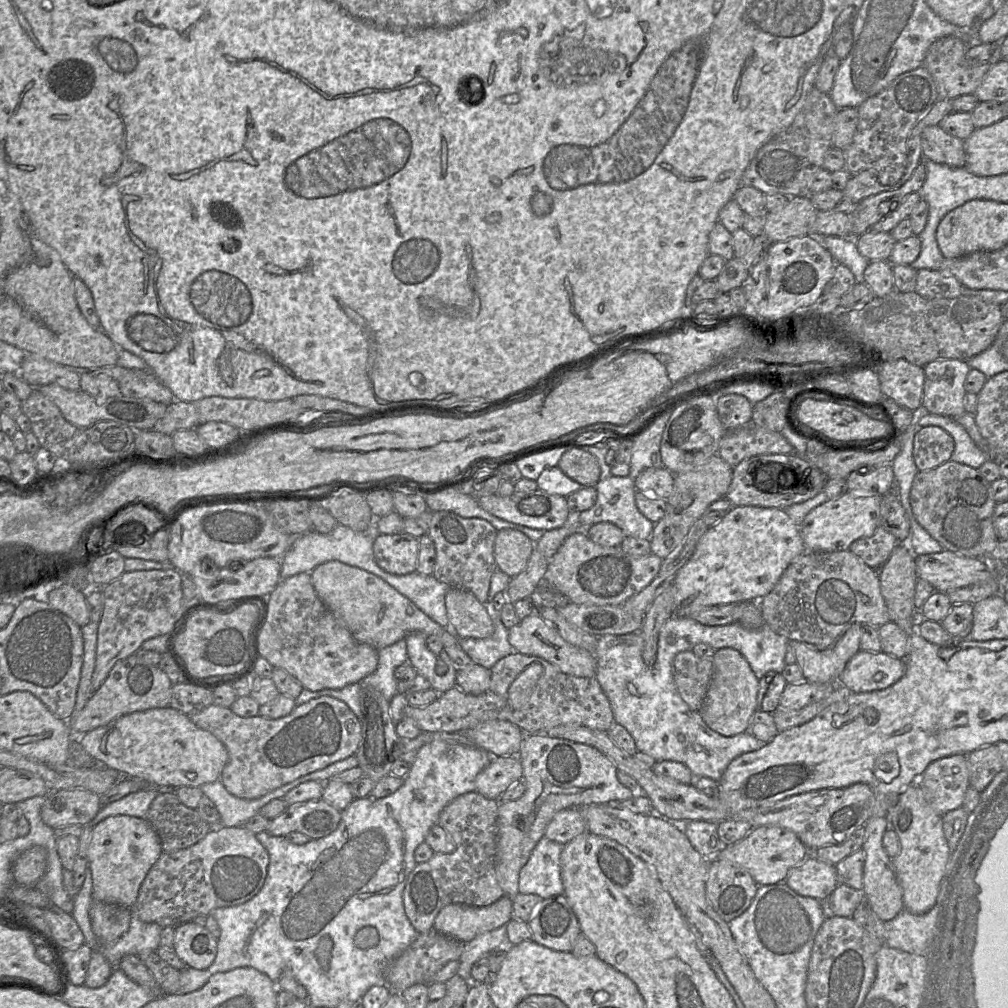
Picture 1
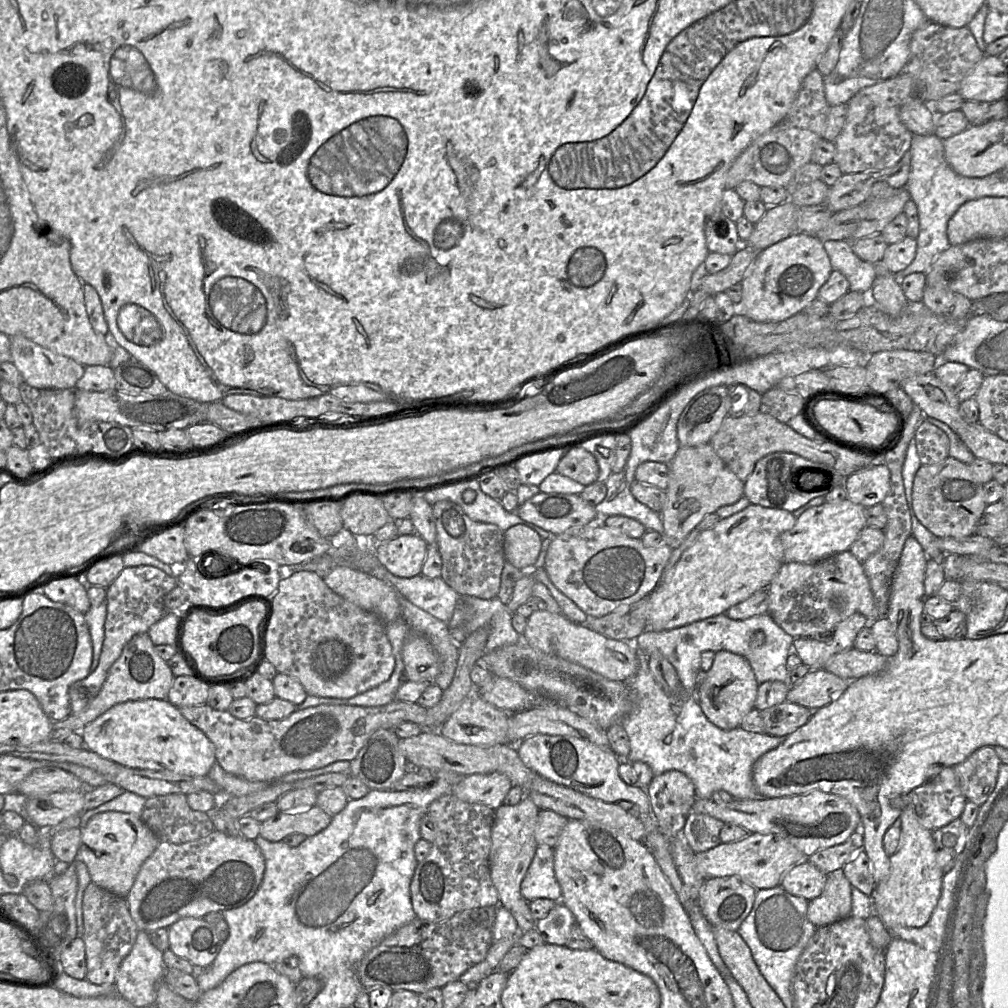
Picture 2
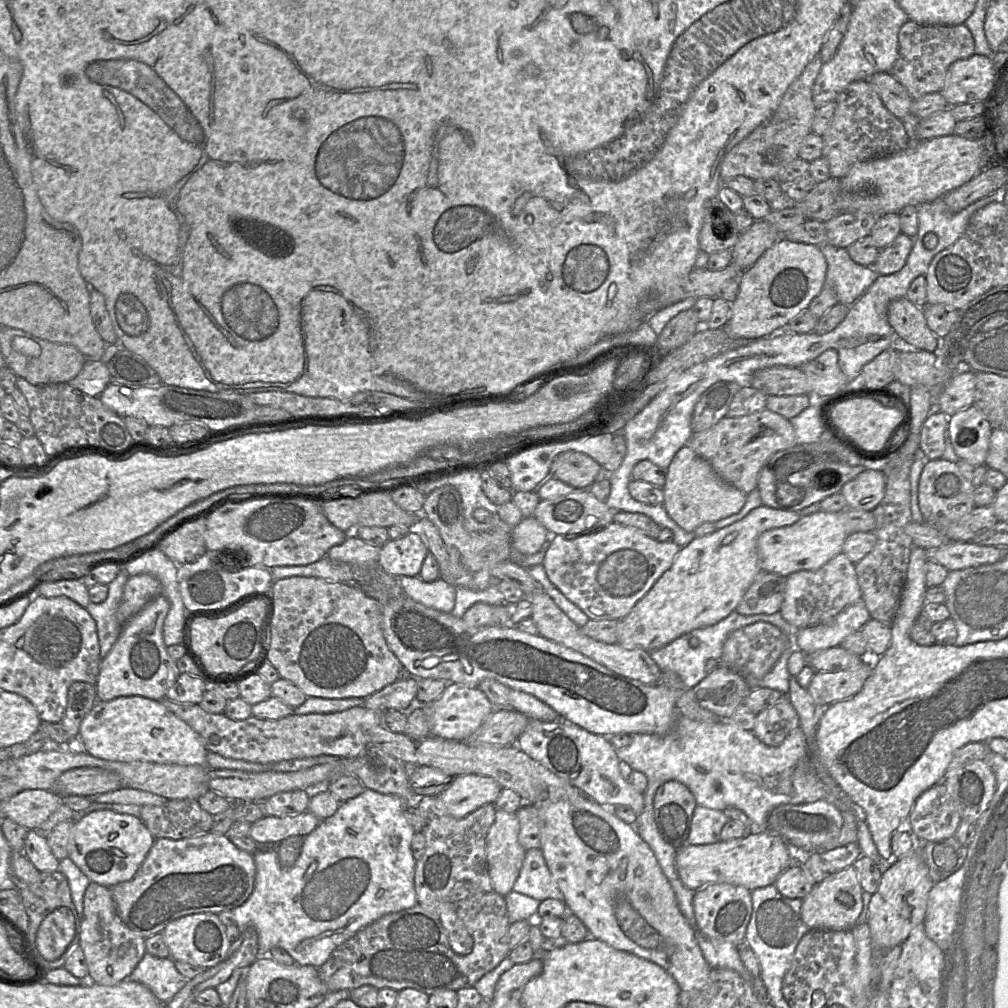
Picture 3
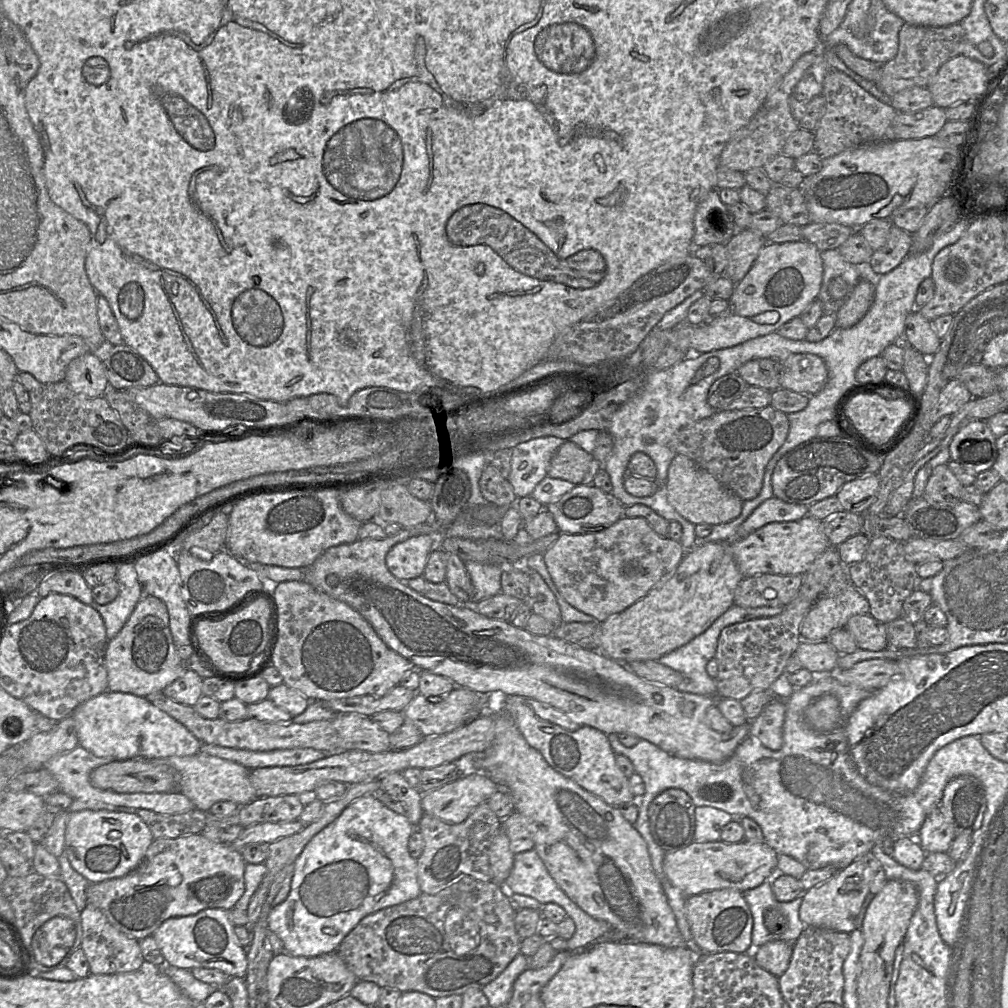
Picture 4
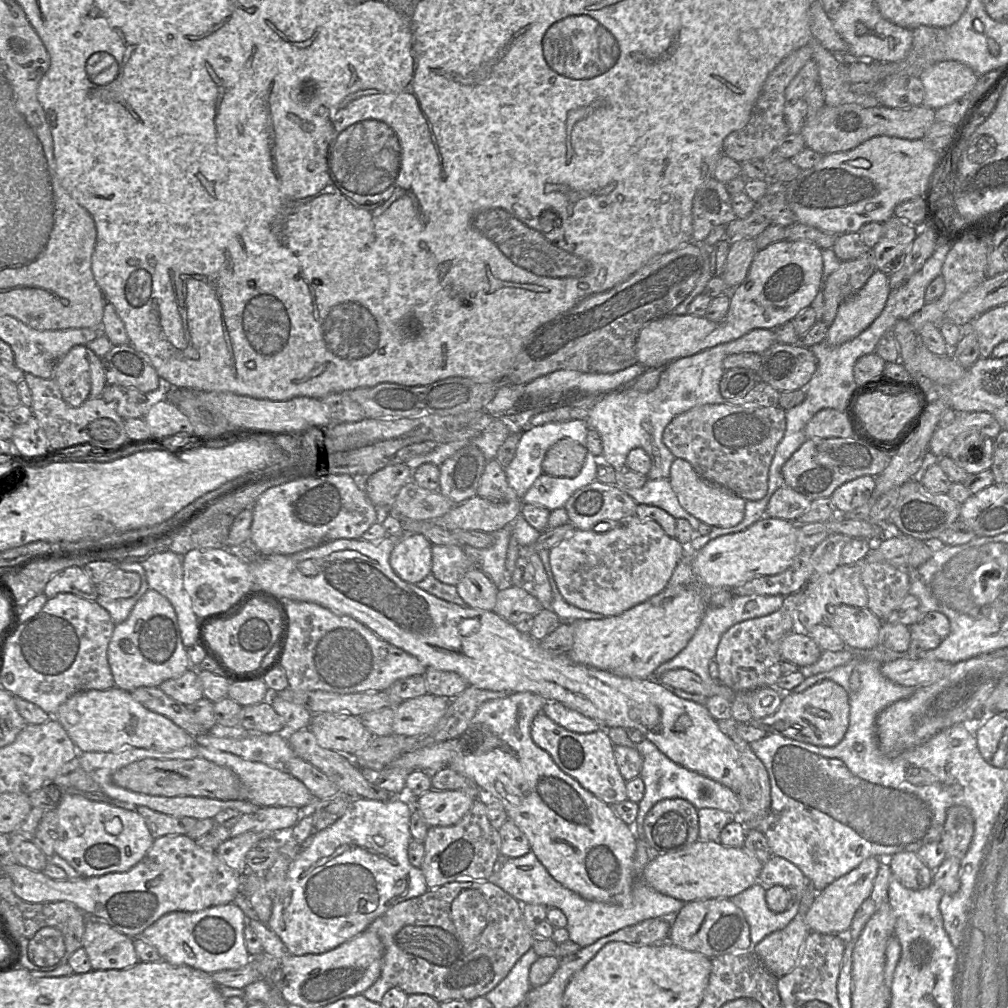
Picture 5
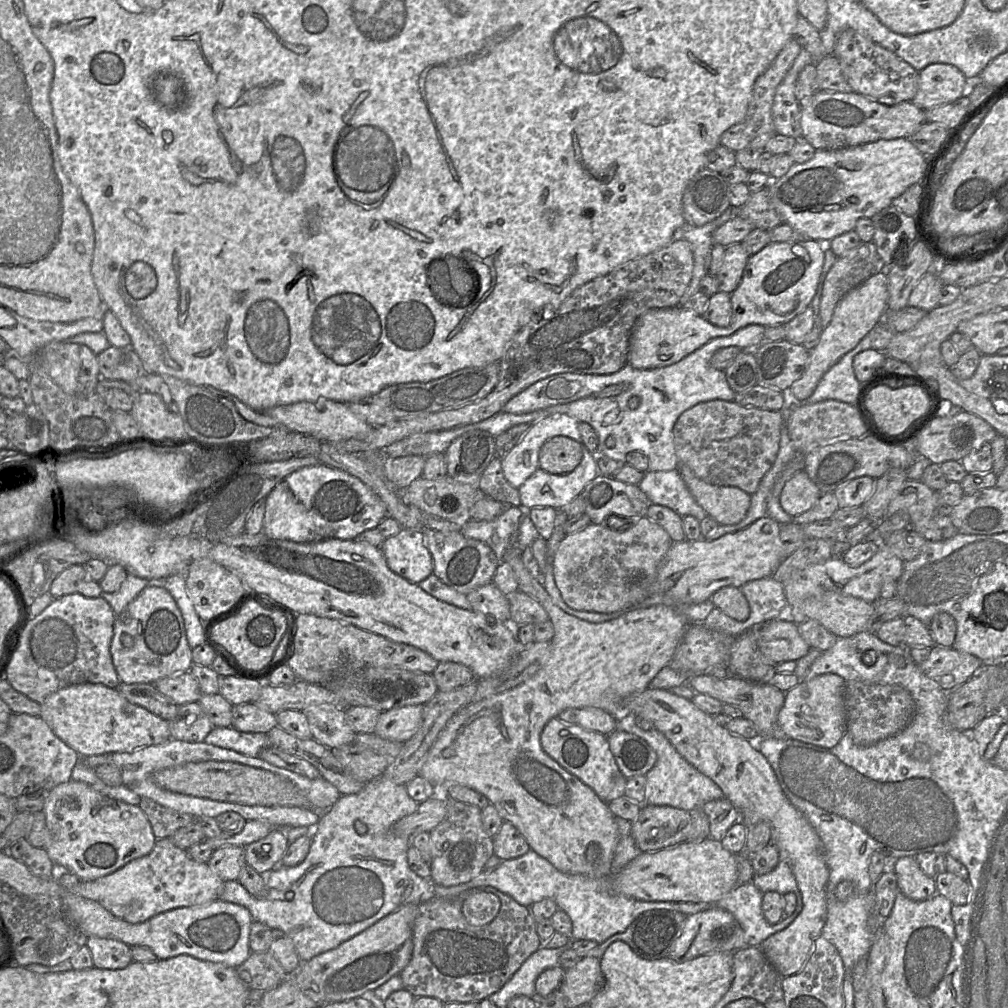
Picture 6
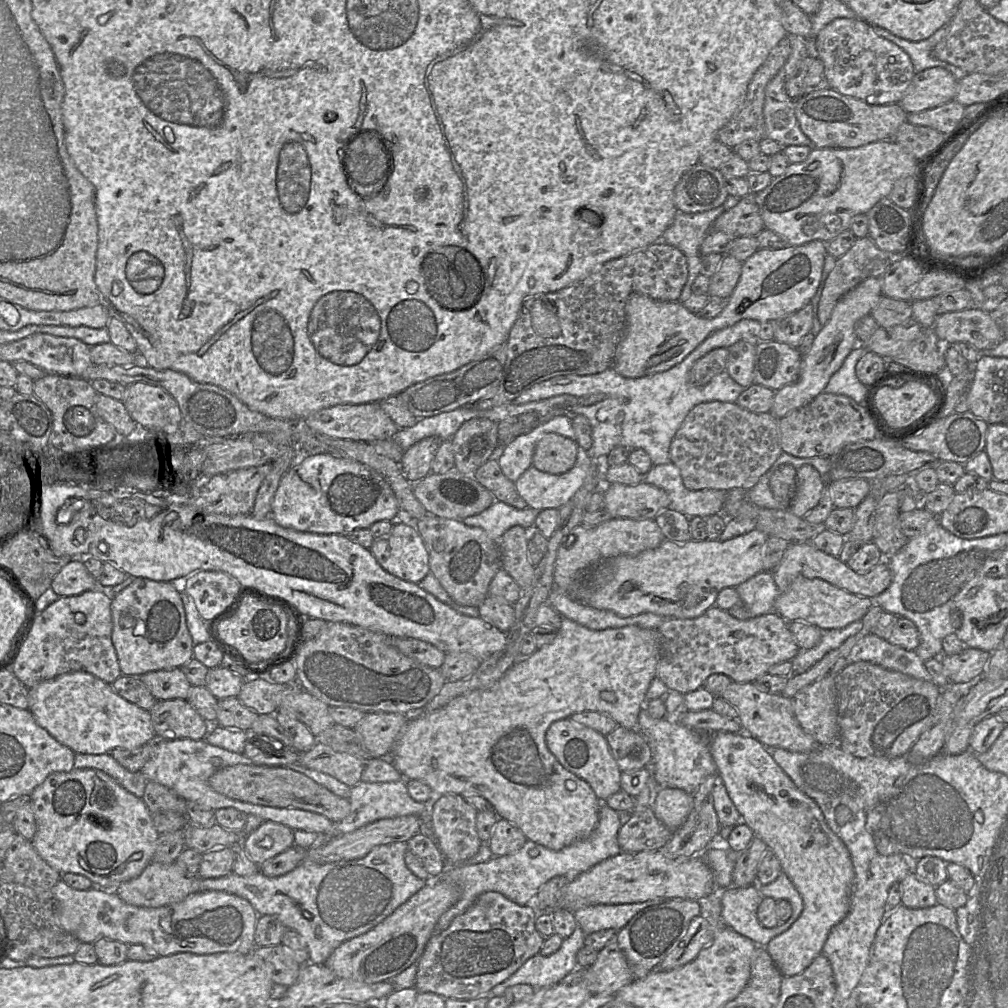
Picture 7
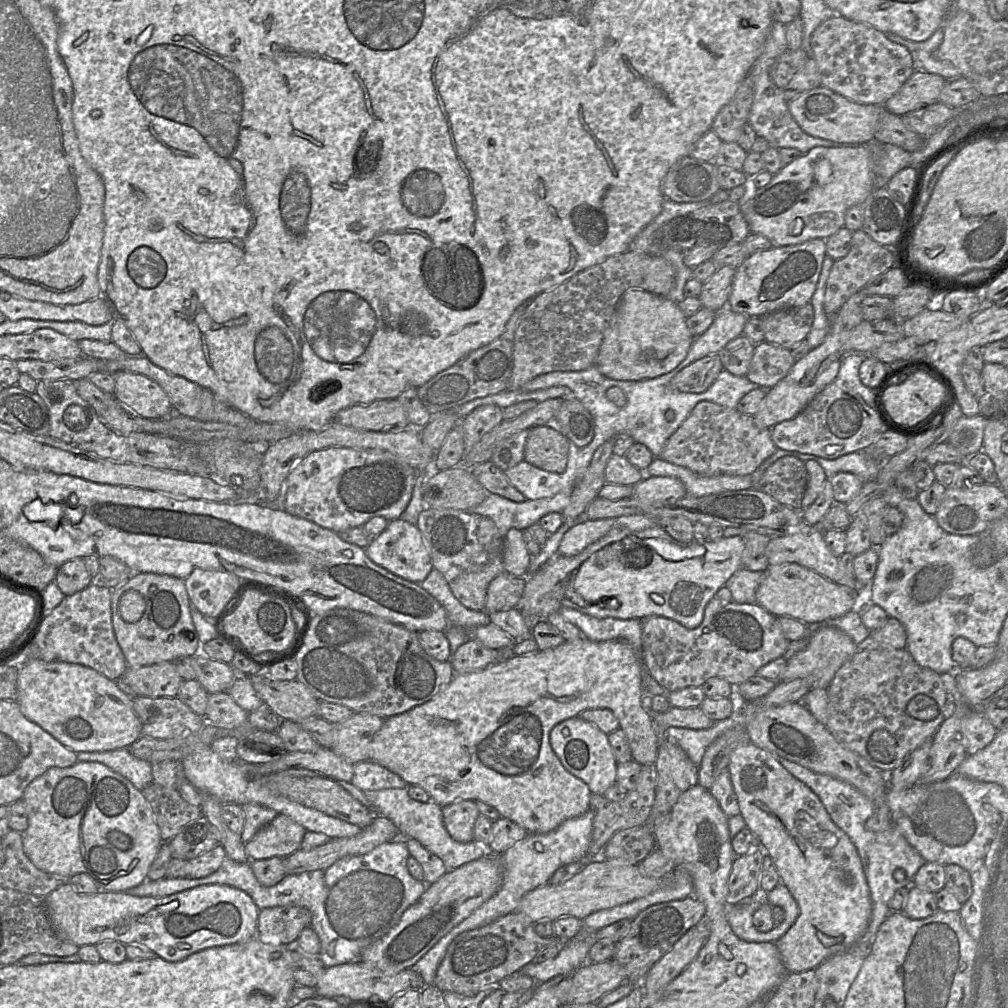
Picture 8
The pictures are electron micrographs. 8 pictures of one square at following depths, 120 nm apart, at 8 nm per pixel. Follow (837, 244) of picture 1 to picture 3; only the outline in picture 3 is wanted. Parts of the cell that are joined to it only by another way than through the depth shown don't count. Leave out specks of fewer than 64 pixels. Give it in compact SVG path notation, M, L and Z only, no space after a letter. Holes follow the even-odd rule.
M823 244L819 246L827 262L825 285L837 294L838 302L854 304L877 279L873 267L854 262L845 248Z

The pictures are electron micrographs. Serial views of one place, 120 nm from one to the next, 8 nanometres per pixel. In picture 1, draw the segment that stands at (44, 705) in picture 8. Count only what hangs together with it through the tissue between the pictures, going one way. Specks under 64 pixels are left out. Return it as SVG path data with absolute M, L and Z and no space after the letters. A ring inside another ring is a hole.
M170 706L121 716L80 735L79 742L98 764L159 789L201 787L215 782L220 780L228 762L228 752L222 742L210 732L197 727L190 715Z

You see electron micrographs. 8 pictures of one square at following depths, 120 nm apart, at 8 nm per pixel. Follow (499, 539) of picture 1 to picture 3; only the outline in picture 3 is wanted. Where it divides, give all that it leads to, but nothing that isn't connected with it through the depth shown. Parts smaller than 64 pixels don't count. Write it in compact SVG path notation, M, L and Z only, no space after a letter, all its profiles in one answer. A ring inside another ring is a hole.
M533 516L523 518L511 531L512 548L522 555L537 553L548 539L548 530Z

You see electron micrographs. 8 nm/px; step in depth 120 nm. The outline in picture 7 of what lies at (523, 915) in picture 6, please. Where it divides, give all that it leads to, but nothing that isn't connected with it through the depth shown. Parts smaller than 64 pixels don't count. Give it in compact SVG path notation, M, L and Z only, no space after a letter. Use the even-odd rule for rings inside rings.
M495 891L480 894L475 902L441 932L434 932L417 960L415 989L418 993L432 992L443 998L471 1000L485 995L514 974L529 958L538 954L547 937L535 928L538 910L533 904L518 905Z

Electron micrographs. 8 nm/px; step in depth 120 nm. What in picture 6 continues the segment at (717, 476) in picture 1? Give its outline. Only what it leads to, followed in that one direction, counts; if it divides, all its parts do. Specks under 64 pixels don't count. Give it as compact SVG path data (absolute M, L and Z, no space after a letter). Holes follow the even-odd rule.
M679 464L678 471L696 502L718 524L737 524L745 518L751 495L737 487L707 483L684 464Z

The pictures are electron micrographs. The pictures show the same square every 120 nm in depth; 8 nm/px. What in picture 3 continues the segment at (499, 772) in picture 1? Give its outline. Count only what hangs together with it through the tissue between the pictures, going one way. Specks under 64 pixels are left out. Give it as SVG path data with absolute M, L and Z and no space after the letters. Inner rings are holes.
M467 774L454 777L438 796L447 813L459 819L486 804L494 804L502 789L491 777Z

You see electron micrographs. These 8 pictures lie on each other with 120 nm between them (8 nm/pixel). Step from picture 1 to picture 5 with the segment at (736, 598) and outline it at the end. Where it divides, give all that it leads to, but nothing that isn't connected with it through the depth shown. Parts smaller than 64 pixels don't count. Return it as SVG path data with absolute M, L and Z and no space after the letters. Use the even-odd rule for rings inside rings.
M783 485L770 498L765 515L796 522L809 509L810 505L809 499ZM682 586L668 587L624 613L602 620L571 621L574 642L568 652L576 663L635 679L650 679L663 663L677 656L689 643L707 609L706 600Z

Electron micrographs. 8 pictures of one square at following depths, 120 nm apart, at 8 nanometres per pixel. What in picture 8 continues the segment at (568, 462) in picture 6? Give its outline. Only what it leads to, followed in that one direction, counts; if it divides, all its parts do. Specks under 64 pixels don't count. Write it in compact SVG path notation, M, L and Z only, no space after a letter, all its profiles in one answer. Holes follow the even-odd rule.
M546 425L530 428L524 447L524 460L553 473L565 471L569 458L570 440Z

